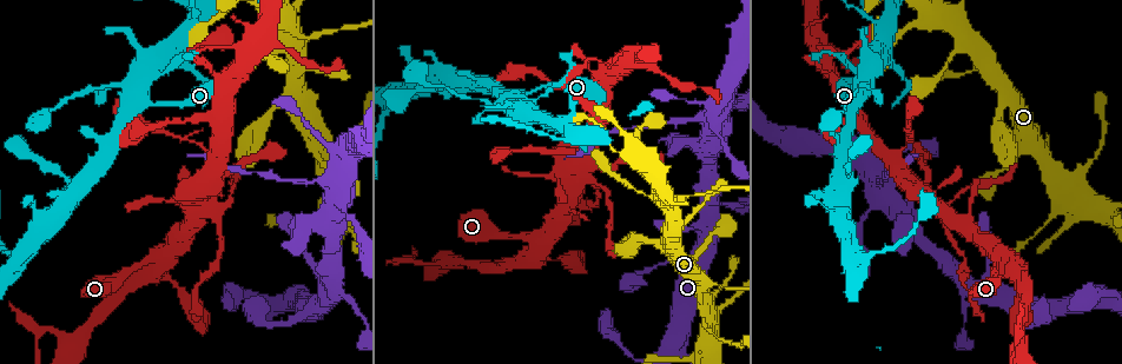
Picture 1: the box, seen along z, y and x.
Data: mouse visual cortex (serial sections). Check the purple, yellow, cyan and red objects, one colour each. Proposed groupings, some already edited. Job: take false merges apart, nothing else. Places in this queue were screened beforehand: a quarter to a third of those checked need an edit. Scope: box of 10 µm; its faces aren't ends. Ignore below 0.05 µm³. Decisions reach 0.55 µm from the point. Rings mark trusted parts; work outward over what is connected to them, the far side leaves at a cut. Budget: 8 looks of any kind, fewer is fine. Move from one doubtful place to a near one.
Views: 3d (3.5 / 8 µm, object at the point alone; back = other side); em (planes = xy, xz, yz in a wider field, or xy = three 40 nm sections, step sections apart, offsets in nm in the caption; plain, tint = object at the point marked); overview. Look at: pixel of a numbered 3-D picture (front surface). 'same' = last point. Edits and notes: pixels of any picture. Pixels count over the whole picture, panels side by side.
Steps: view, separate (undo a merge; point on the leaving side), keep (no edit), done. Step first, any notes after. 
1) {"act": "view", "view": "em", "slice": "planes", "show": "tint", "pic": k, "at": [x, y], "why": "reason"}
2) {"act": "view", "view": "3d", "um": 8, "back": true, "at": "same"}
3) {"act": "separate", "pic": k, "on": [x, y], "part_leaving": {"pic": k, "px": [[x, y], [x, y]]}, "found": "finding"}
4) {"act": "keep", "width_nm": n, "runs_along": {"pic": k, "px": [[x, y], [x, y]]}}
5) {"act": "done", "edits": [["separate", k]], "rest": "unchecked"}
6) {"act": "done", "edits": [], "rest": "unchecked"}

{"act": "view", "view": "3d", "um": 8, "pic": 1, "at": [156, 71], "why": "small branch off a trunk"}

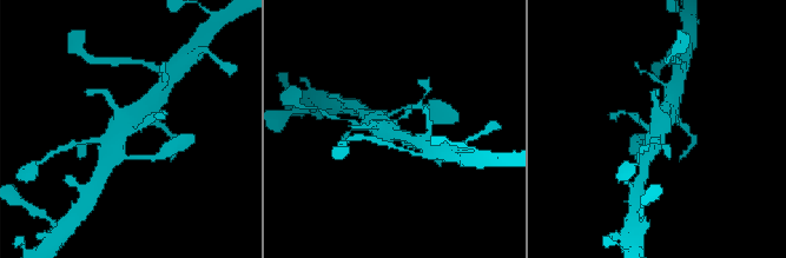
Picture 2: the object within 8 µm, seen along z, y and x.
{"act": "view", "view": "em", "slice": "xy", "step": 3, "show": "tint", "at": "same"}

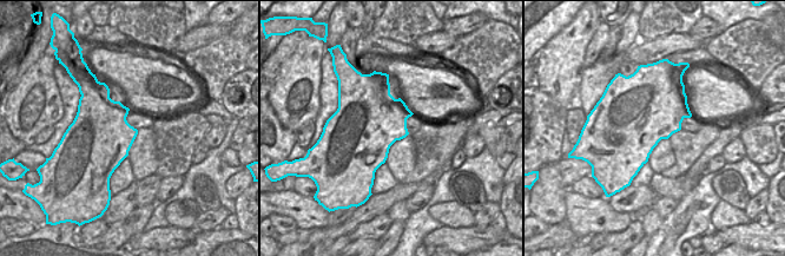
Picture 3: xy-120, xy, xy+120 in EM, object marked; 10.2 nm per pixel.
{"act": "keep", "runs_along": {"pic": 2, "px": [[118, 156], [119, 131], [150, 100]]}, "found": "continuous, no second cell"}

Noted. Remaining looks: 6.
{"act": "view", "view": "em", "slice": "xy", "step": 5, "show": "tint", "pic": 1, "at": [940, 210], "why": "branch point"}

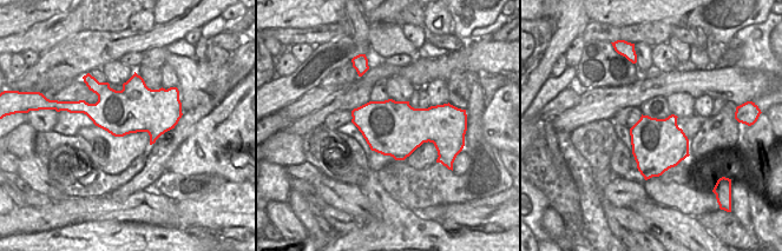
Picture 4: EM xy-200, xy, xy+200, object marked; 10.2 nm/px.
{"act": "view", "view": "3d", "um": 3.5, "at": "same"}

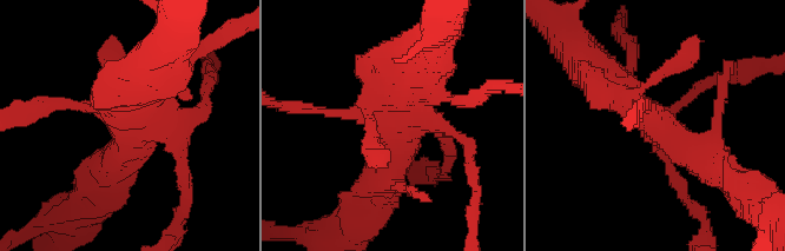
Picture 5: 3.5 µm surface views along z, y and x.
{"act": "keep", "runs_along": {"pic": 5, "px": [[377, 183], [417, 119], [450, 146]]}, "found": "all the same cell"}

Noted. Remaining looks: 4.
{"act": "view", "view": "em", "slice": "xy", "step": 3, "show": "tint", "pic": 1, "at": [297, 37], "why": "abrupt turn"}

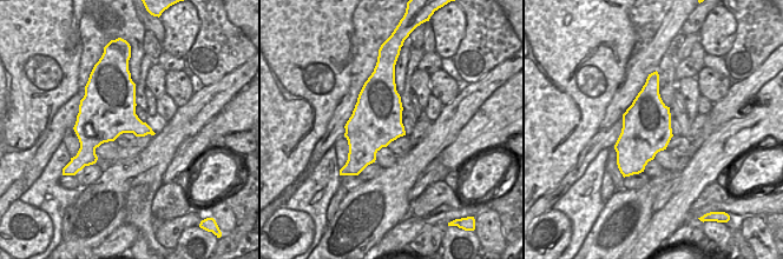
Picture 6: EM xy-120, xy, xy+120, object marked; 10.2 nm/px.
{"act": "view", "view": "3d", "um": 3.5, "at": "same", "why": "wider look"}

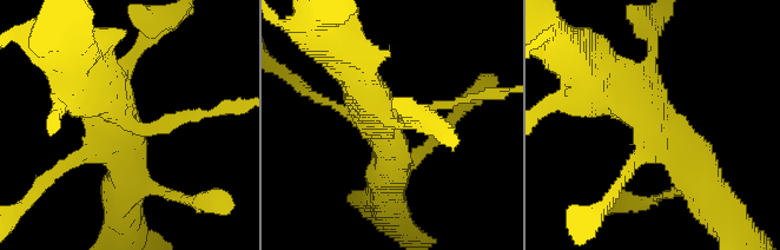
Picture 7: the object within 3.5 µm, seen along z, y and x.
{"act": "separate", "pic": 7, "on": [196, 118], "arm_widths_nm": [150, 150, 500, 600], "found": "two cells meet here"}

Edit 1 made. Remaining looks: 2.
{"act": "done", "edits": [["separate", 7]], "rest": "unchecked"}

